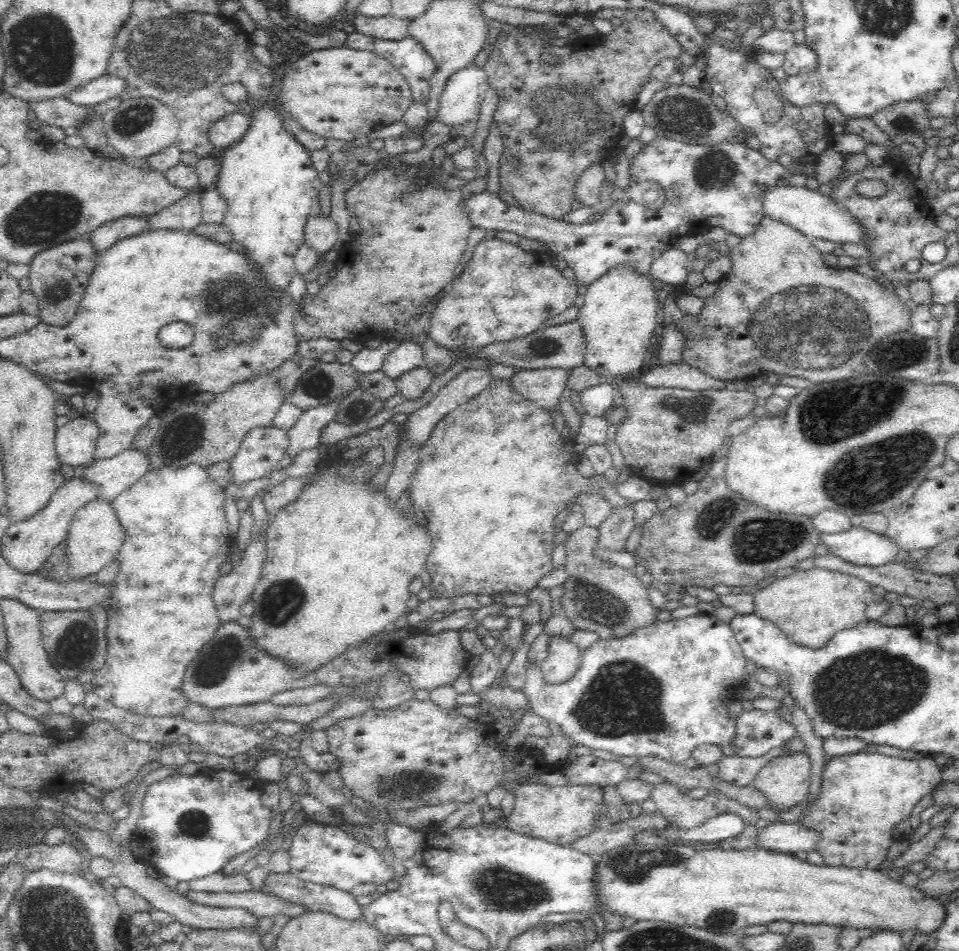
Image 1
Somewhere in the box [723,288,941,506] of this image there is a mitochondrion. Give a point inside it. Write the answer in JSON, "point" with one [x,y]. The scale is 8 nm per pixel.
{"point":[896,358]}

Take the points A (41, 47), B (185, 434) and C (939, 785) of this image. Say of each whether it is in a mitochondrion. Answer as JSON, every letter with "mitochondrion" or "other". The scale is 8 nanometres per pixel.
{"A":"mitochondrion","B":"mitochondrion","C":"other"}

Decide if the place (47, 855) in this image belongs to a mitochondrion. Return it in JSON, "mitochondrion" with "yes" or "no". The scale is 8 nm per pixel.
{"mitochondrion":"no"}

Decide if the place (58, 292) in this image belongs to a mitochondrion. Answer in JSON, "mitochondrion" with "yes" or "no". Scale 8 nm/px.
{"mitochondrion":"yes"}

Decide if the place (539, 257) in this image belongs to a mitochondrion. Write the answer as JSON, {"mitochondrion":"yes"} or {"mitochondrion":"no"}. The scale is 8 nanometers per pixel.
{"mitochondrion":"no"}

